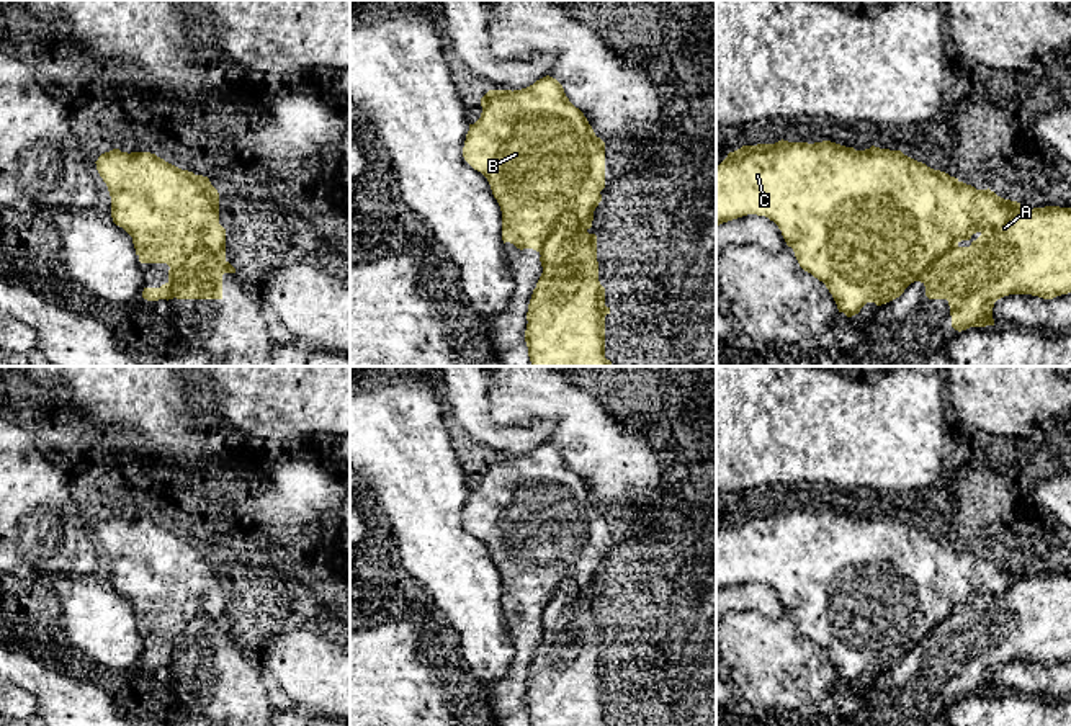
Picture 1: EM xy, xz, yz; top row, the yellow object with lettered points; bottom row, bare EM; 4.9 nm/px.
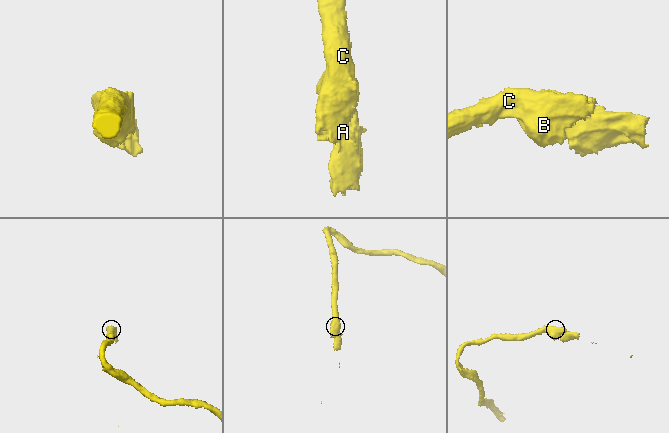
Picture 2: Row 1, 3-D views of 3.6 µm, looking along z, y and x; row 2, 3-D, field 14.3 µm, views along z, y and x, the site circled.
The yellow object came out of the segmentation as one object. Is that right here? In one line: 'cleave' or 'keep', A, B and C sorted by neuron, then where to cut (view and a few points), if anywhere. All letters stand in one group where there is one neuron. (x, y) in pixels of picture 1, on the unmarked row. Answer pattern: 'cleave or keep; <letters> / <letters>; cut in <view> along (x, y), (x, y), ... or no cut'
cleave; A / B C; cut in xy along (224, 625), (188, 620), (174, 636), (167, 666)

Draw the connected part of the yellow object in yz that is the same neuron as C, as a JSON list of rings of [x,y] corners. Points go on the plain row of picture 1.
[[[782,505],[775,510],[742,512],[716,533],[716,592],[747,580],[773,587],[800,633],[826,651],[839,679],[847,683],[858,680],[867,669],[881,672],[899,664],[925,638],[925,630],[935,620],[970,607],[986,594],[1004,592],[1019,572],[989,554],[976,556],[934,536],[901,517],[875,512],[855,517],[831,507],[808,510]]]

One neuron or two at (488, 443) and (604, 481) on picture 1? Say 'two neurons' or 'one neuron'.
two neurons

